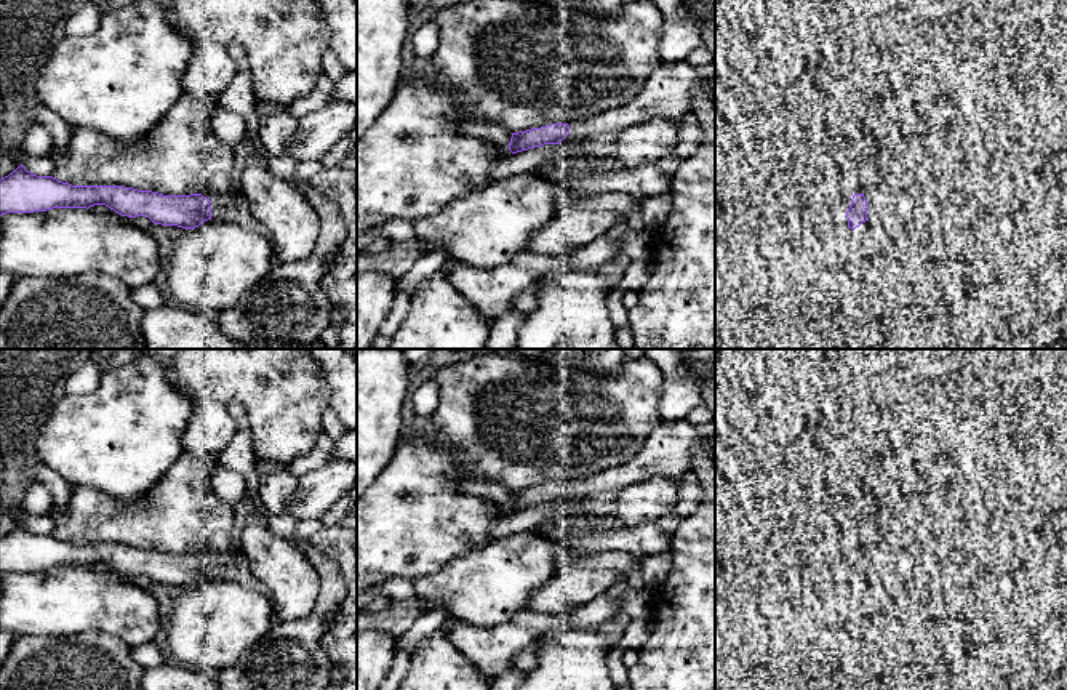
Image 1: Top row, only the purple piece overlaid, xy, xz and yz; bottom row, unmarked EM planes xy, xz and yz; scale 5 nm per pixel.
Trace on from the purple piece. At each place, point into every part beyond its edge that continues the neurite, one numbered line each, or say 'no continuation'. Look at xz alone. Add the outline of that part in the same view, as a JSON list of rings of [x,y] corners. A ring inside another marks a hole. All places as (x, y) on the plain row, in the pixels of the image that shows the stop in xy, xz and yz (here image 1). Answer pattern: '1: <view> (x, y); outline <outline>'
1: xz (667, 452); outline [[[686,419],[662,421],[630,461],[571,482],[569,495],[582,498],[624,490],[654,475],[675,479],[691,472],[693,451],[707,440],[709,437],[699,435],[697,426]]]

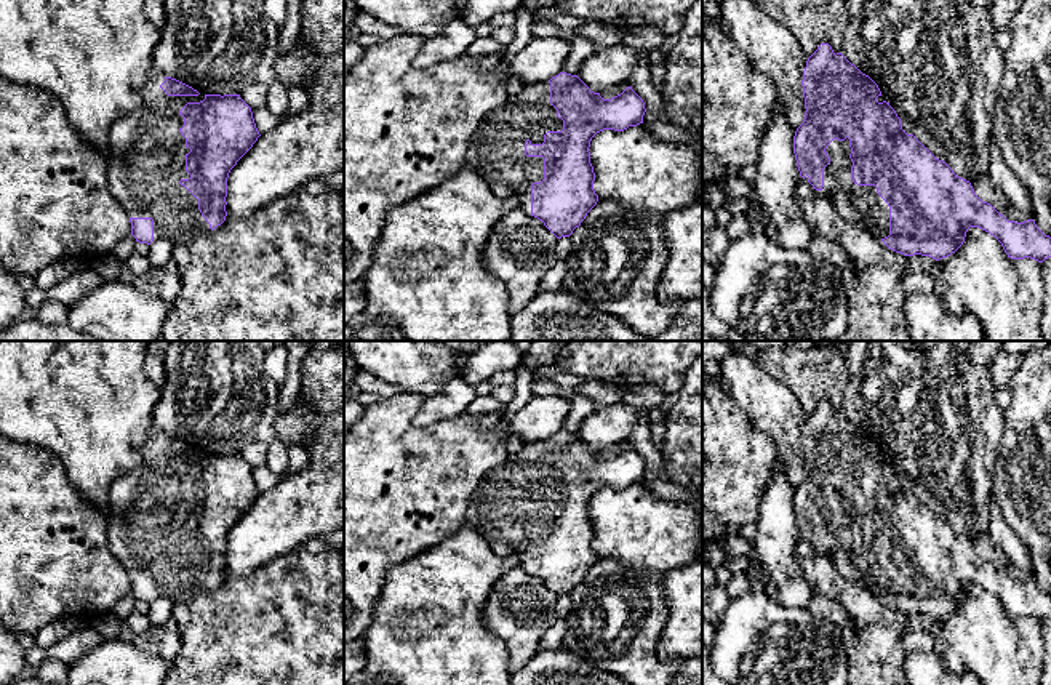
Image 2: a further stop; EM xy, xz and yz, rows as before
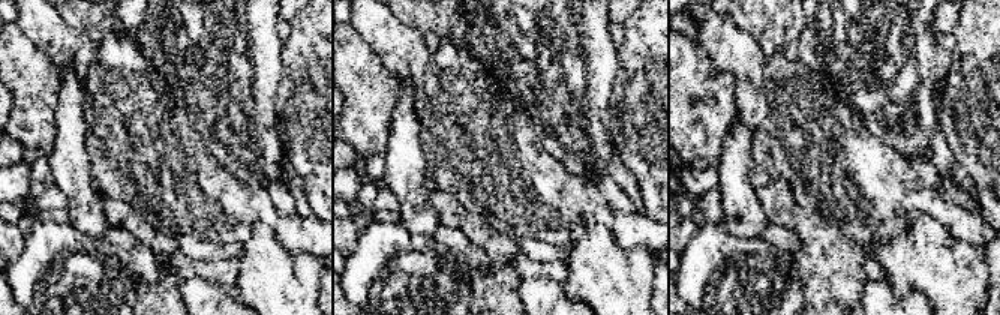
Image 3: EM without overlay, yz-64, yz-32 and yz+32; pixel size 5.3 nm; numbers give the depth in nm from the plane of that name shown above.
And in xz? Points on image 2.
1: xz (496, 509); outline [[[528,442],[493,467],[477,487],[466,522],[478,530],[499,555],[515,555],[531,573],[531,543],[544,538],[544,517],[526,515],[525,501],[542,503],[547,490],[561,490],[563,479],[550,463],[550,442]]]

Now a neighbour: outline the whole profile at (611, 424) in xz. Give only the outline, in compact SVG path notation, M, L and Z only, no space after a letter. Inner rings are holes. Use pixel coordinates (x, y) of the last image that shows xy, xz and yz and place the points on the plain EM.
M624 403L600 408L597 413L584 419L577 429L577 435L593 451L627 442L640 410Z

